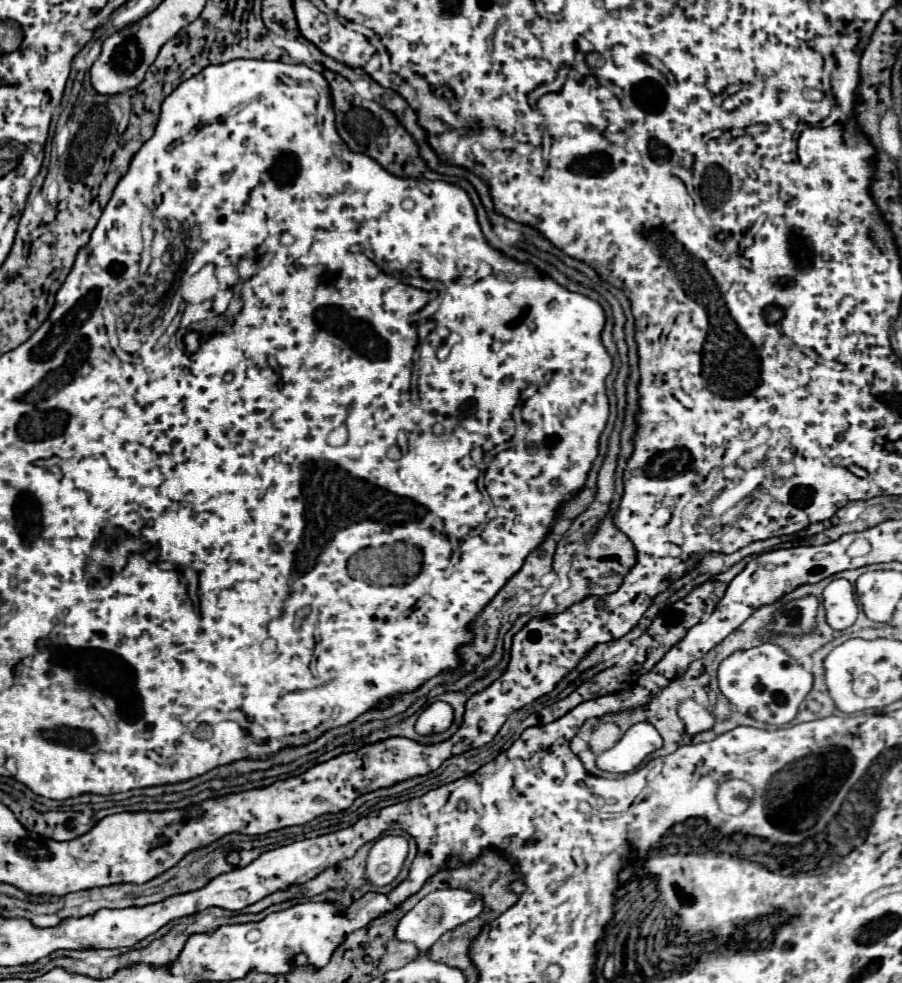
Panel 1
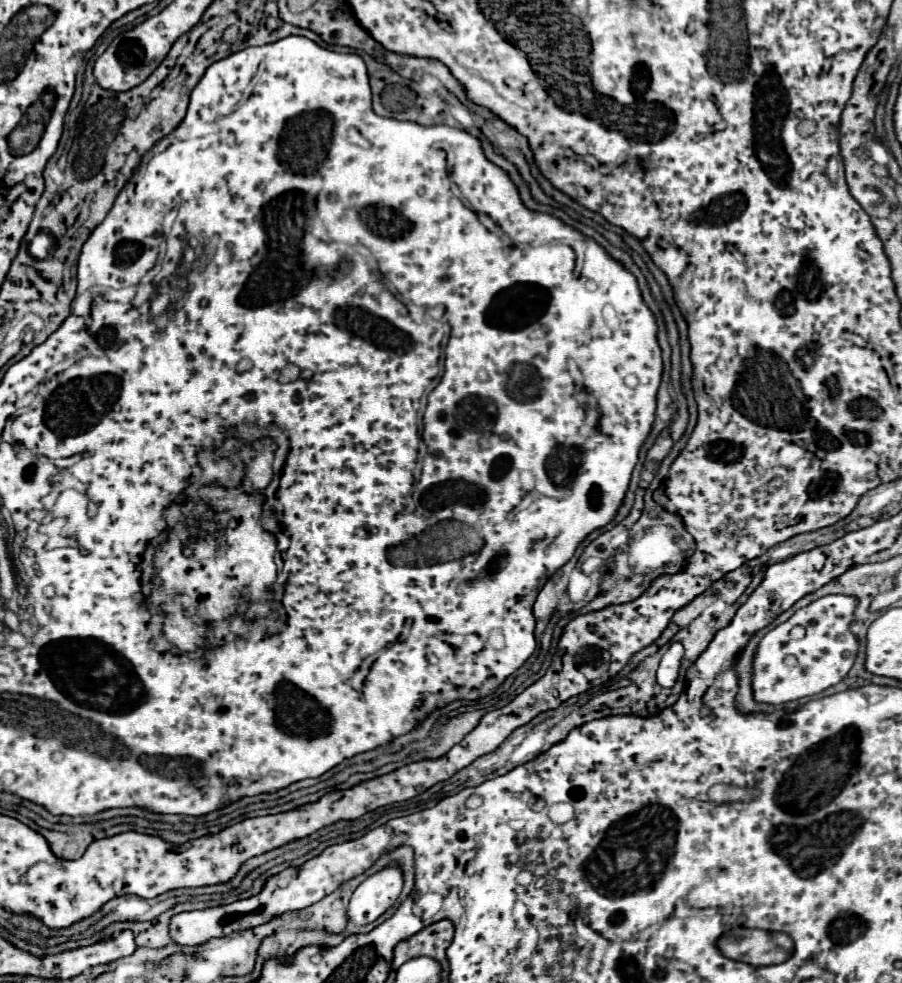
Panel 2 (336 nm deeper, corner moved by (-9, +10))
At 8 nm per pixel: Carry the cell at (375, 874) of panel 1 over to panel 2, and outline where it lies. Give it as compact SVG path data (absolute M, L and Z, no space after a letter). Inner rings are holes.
M390 864L368 876L352 894L348 918L354 924L374 922L384 914L400 896L404 884L400 864Z

